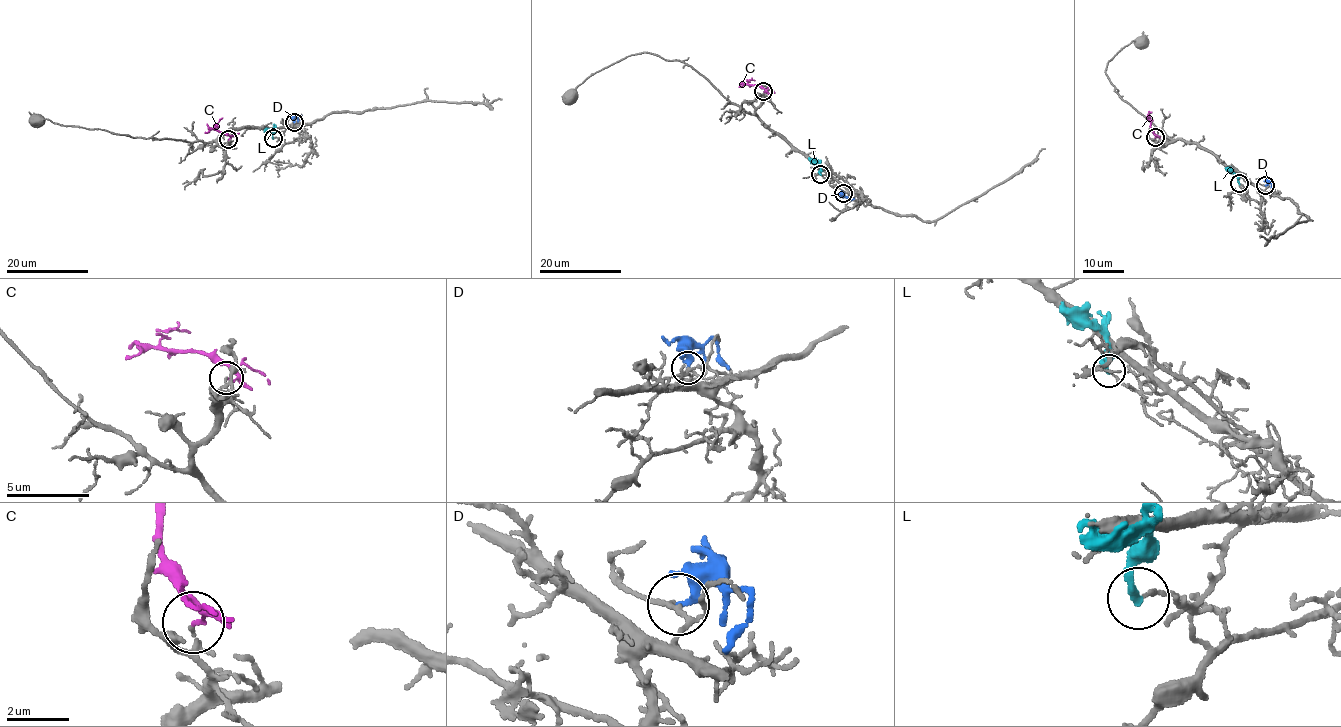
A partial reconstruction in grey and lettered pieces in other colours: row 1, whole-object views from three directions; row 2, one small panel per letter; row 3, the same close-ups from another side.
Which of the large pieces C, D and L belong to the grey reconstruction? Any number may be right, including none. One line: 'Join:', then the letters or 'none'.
Join: none

